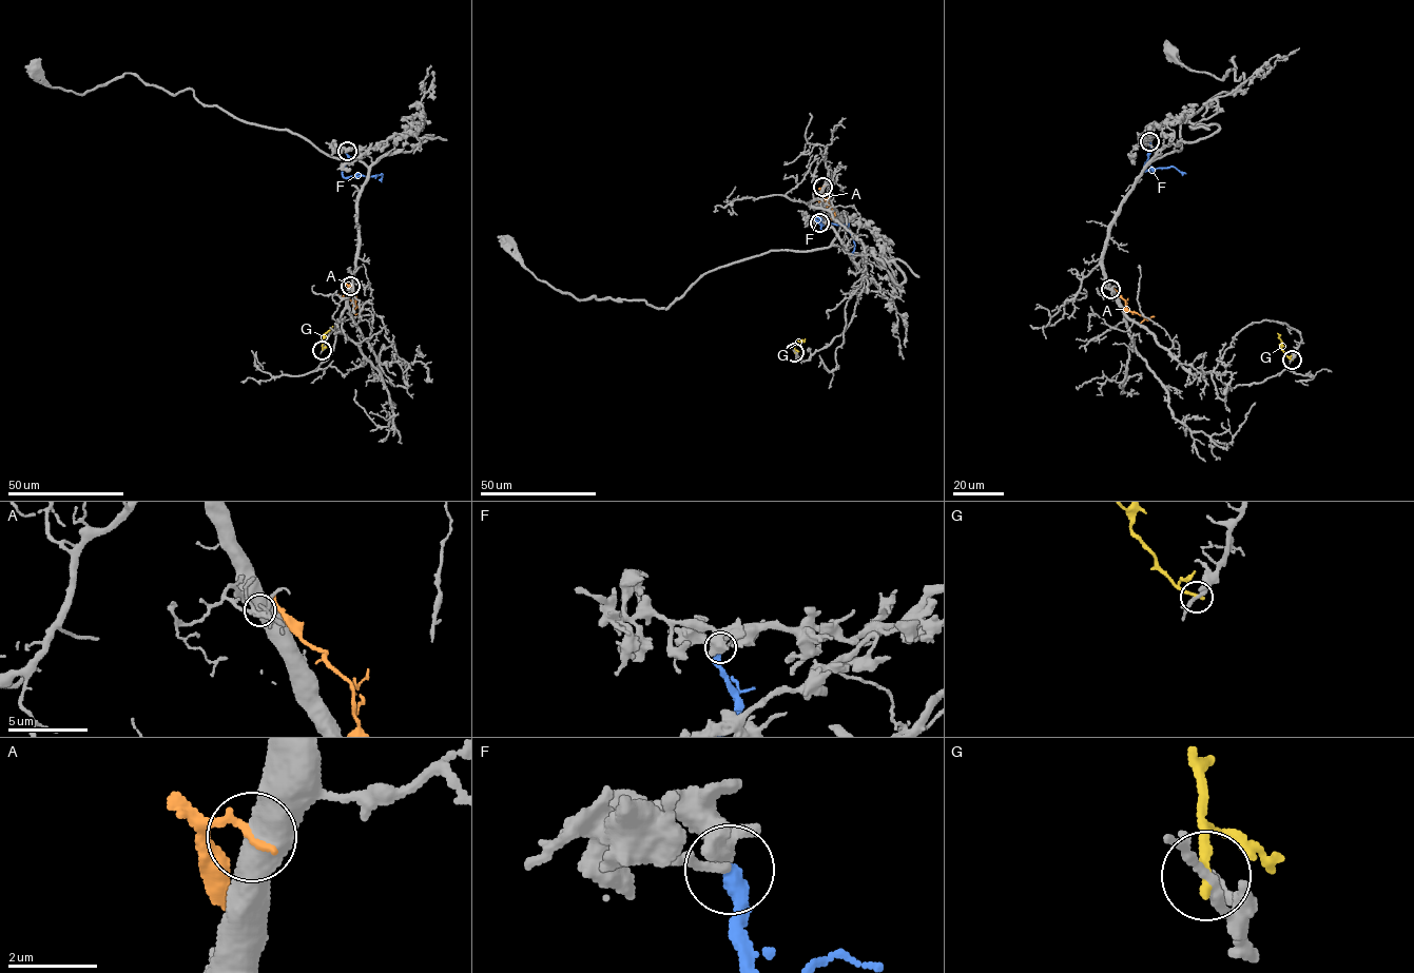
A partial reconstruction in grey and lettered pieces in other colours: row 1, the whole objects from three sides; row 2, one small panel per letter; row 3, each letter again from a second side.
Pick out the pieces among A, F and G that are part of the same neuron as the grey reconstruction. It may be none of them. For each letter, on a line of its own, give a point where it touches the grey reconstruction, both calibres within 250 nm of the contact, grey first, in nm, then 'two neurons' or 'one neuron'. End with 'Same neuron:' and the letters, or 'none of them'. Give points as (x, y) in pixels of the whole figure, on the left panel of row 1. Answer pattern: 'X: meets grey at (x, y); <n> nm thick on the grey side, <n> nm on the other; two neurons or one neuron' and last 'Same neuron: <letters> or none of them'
A: meets grey at (350, 286); 550 nm thick on the grey side, 180 nm on the other; two neurons
F: meets grey at (347, 151); 180 nm thick on the grey side, 400 nm on the other; two neurons
G: meets grey at (322, 350); 180 nm thick on the grey side, 240 nm on the other; two neurons
Same neuron: none of them

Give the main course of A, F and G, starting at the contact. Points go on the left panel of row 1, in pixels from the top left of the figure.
A: (350, 286), (348, 288), (355, 296), (354, 305), (362, 309), (357, 313), (354, 311)
F: (347, 151), (348, 161), (342, 170), (344, 177), (382, 174), (379, 180)
G: (323, 350), (323, 336), (332, 326)

